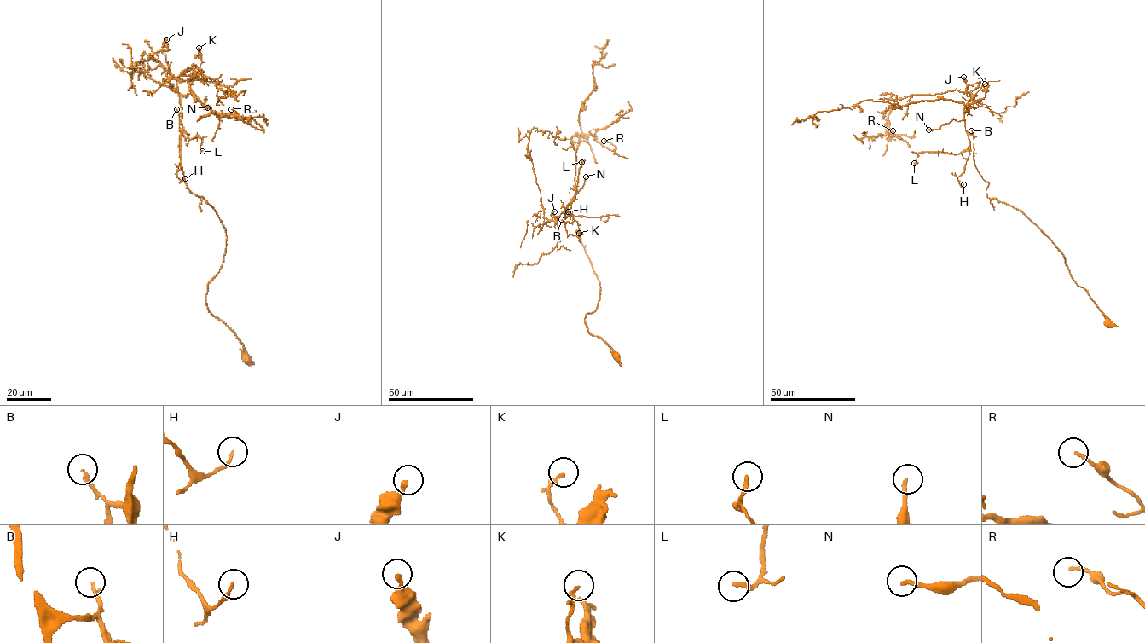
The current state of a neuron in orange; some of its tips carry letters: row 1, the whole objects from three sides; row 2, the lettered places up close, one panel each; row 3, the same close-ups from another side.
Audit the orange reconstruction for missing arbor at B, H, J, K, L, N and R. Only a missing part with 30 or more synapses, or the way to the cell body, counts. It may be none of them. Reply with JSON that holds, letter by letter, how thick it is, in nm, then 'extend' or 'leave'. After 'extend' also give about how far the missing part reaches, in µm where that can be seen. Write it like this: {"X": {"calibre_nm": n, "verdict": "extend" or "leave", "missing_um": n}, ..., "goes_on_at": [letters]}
{"B": {"calibre_nm": 160, "verdict": "leave"}, "H": {"calibre_nm": 170, "verdict": "leave"}, "J": {"calibre_nm": 240, "verdict": "leave"}, "K": {"calibre_nm": 200, "verdict": "leave"}, "L": {"calibre_nm": 190, "verdict": "leave"}, "N": {"calibre_nm": 200, "verdict": "extend", "missing_um": 80}, "R": {"calibre_nm": 130, "verdict": "leave"}, "goes_on_at": ["N"]}

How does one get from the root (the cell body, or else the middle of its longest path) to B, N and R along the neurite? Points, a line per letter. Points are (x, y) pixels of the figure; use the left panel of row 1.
B: (248, 361), (235, 334), (206, 305), (207, 284), (222, 263), (227, 236), (215, 210), (184, 180), (176, 109)
N: (248, 361), (208, 308), (226, 229), (187, 188), (180, 157), (179, 95), (192, 94), (207, 107)
R: (248, 361), (206, 305), (227, 236), (184, 180), (176, 78), (195, 67), (192, 93), (246, 118), (231, 109)

